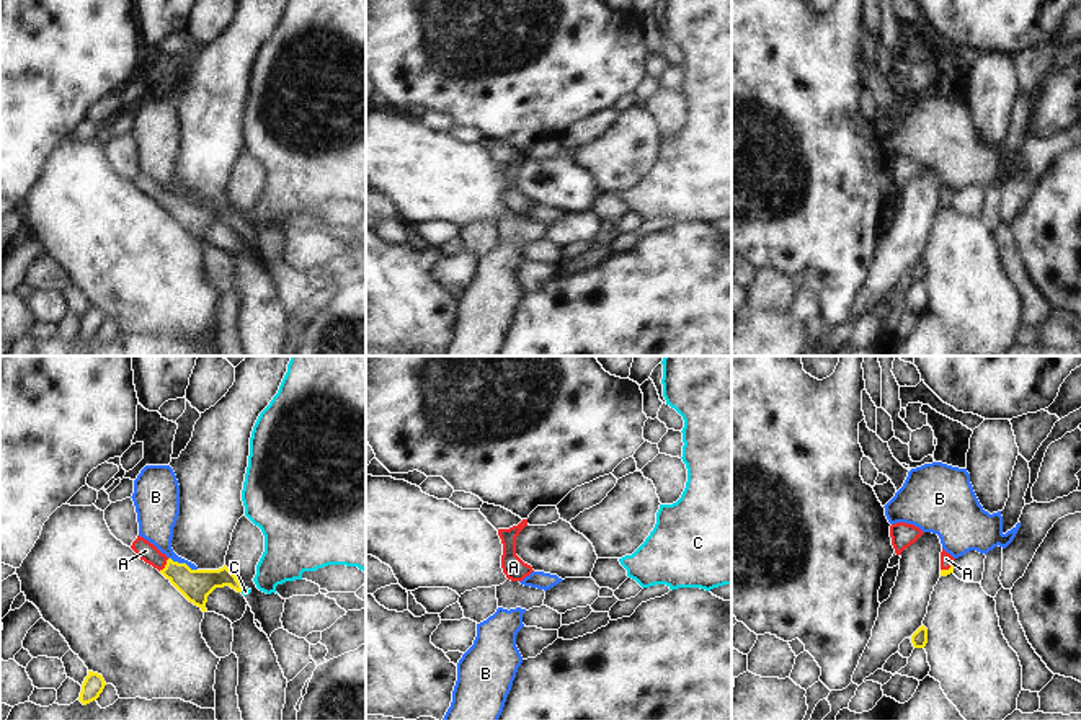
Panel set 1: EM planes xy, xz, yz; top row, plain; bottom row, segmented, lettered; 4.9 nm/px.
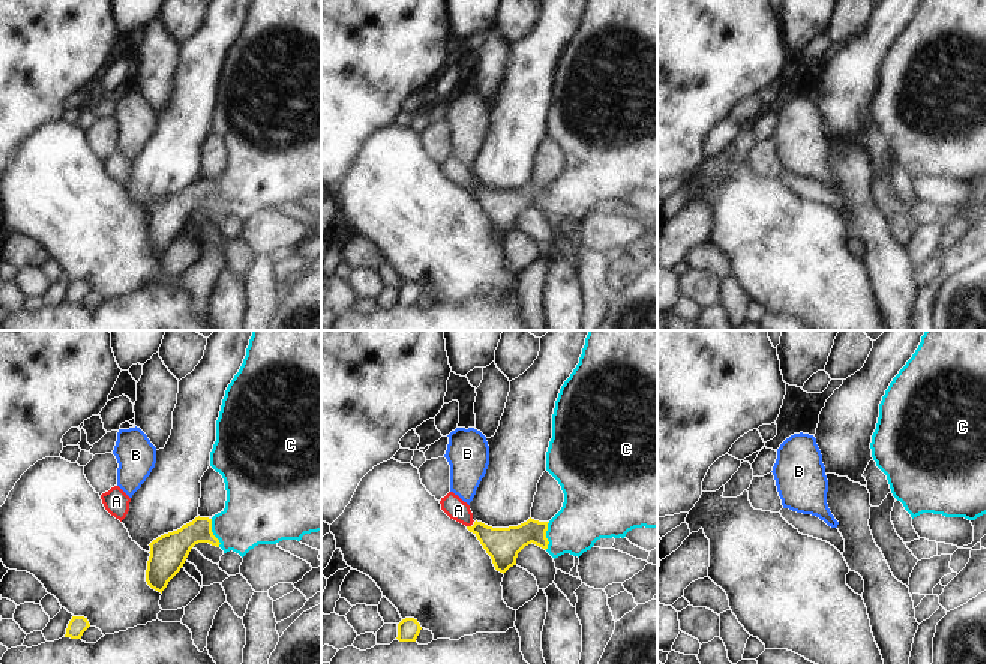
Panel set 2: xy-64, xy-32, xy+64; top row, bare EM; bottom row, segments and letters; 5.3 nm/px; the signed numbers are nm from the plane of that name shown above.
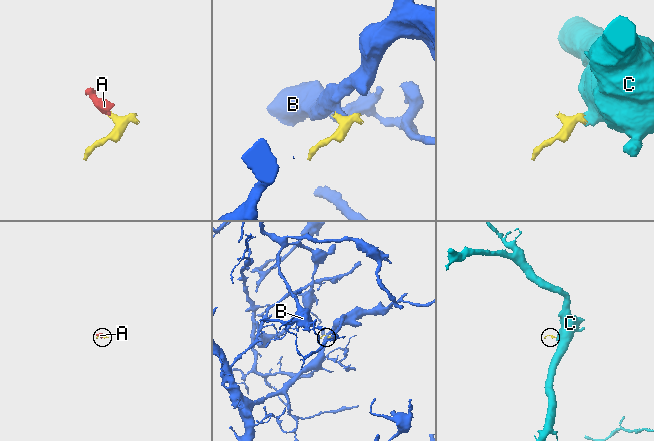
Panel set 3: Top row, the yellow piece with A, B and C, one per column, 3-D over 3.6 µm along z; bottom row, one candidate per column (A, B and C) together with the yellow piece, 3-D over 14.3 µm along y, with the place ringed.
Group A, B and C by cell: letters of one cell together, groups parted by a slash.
A C / B

